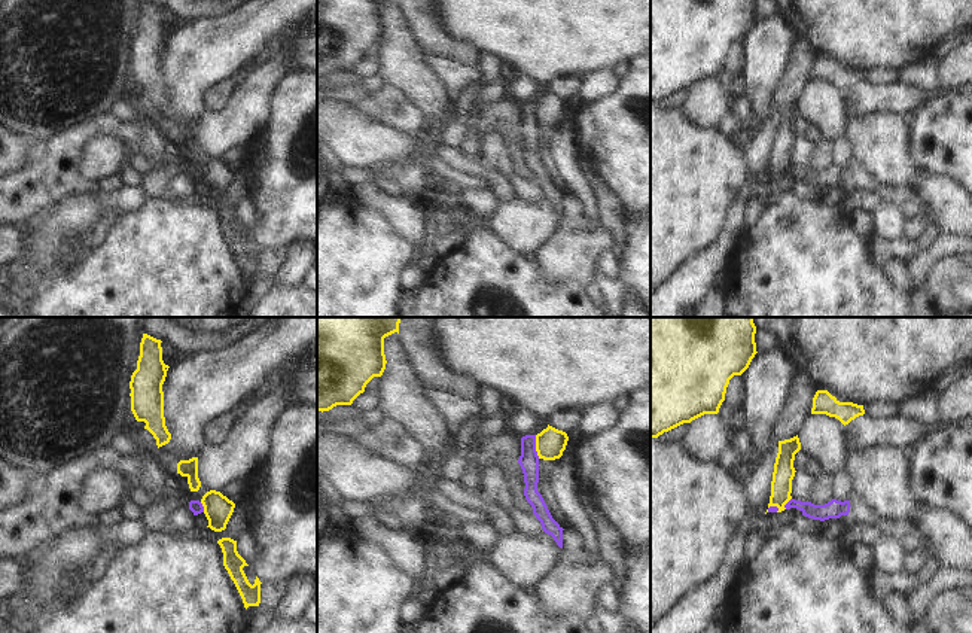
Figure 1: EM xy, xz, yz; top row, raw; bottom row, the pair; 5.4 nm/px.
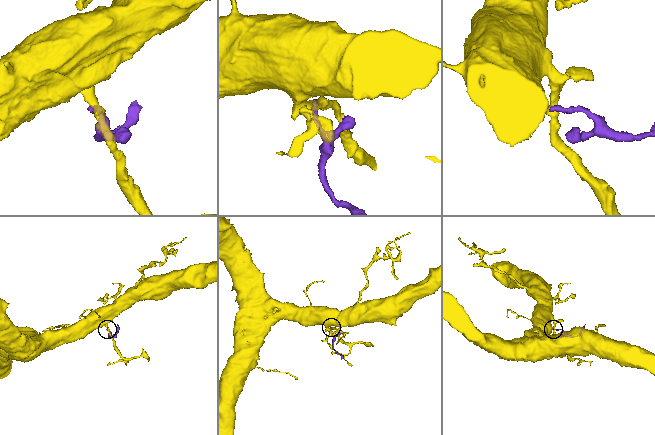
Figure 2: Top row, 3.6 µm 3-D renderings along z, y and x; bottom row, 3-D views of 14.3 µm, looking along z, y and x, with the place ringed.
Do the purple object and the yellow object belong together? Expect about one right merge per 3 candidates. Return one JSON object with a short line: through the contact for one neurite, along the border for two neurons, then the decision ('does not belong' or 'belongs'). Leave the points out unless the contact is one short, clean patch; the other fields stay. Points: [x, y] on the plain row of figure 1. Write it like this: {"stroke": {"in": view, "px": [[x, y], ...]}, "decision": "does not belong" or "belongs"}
{"stroke": {"in": "xz", "px": [[535, 102], [535, 116], [539, 124]]}, "decision": "does not belong"}

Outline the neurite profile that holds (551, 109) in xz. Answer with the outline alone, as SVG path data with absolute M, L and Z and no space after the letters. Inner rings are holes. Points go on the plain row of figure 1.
M548 91L540 100L536 101L536 118L539 125L555 127L563 122L569 103L566 98L558 97Z

